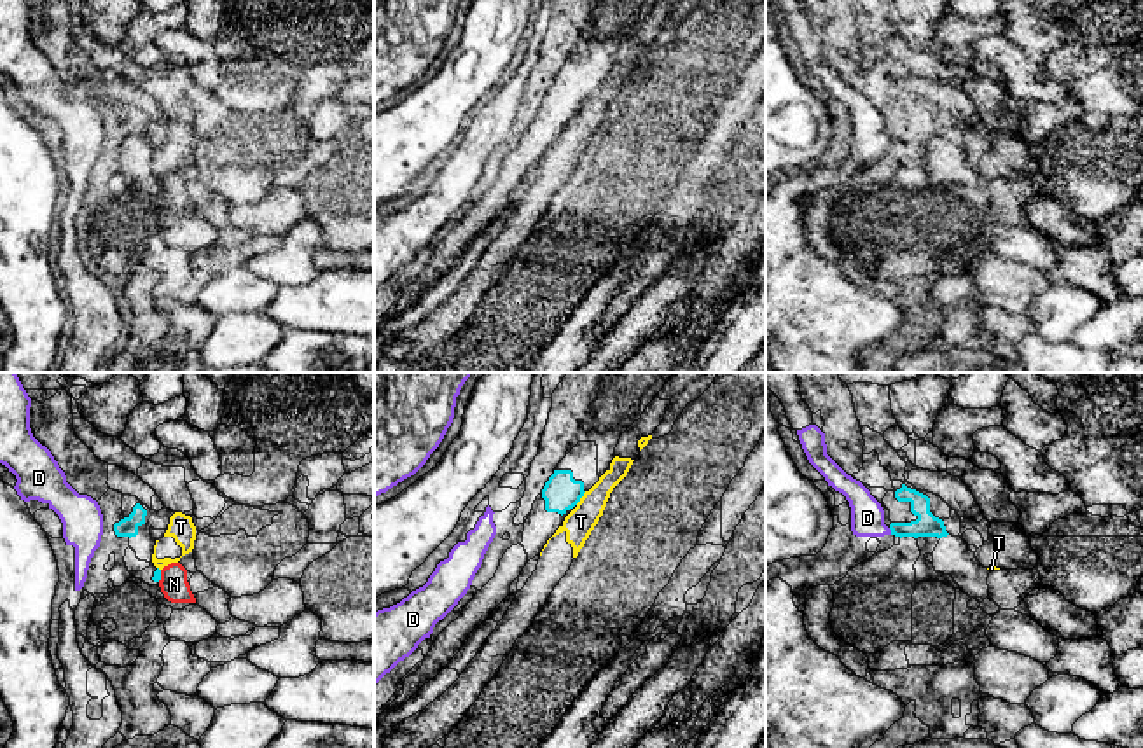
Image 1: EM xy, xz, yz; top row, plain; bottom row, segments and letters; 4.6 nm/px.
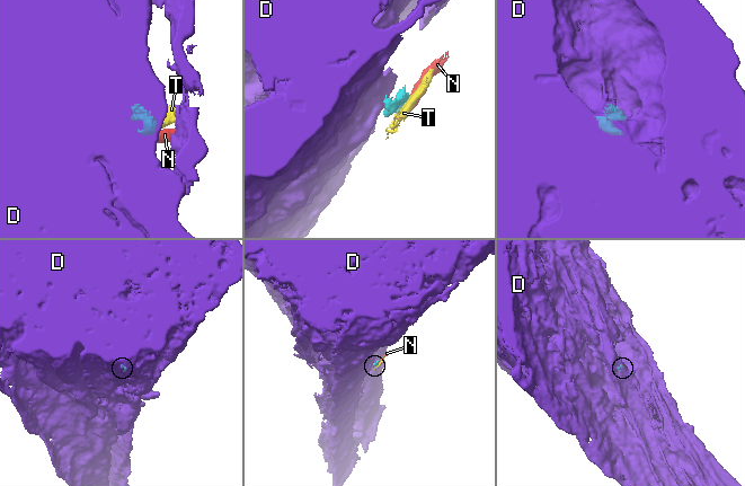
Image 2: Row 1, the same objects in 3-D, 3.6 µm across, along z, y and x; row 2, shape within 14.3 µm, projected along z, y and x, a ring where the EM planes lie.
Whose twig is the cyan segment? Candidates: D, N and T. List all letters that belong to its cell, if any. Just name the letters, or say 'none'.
none

